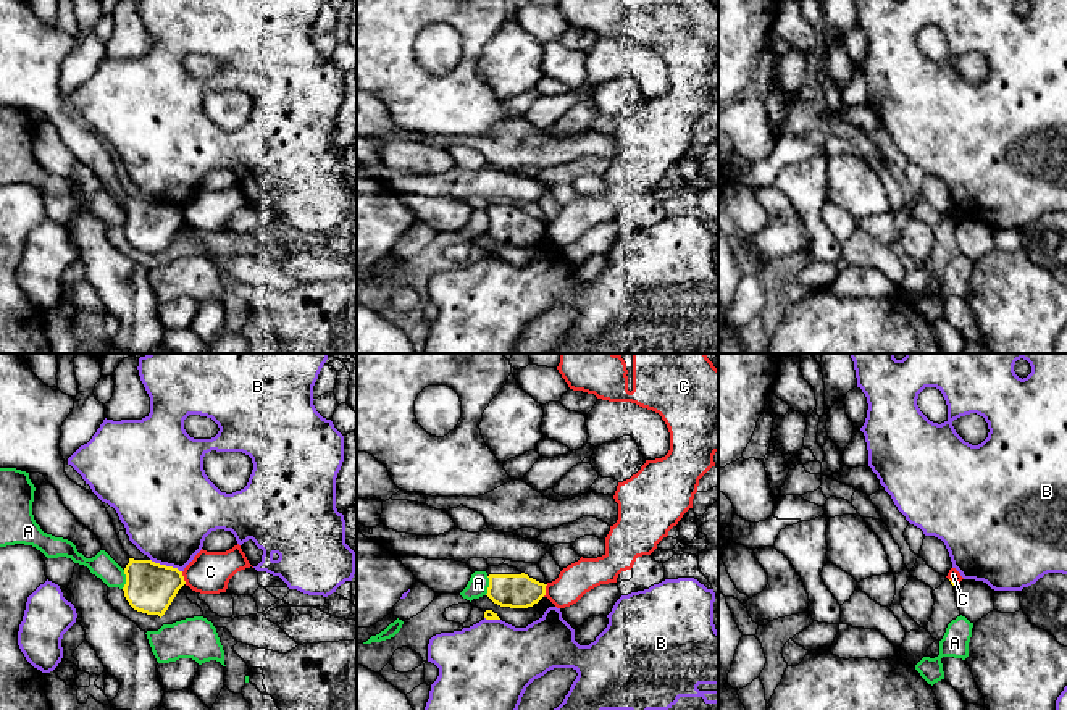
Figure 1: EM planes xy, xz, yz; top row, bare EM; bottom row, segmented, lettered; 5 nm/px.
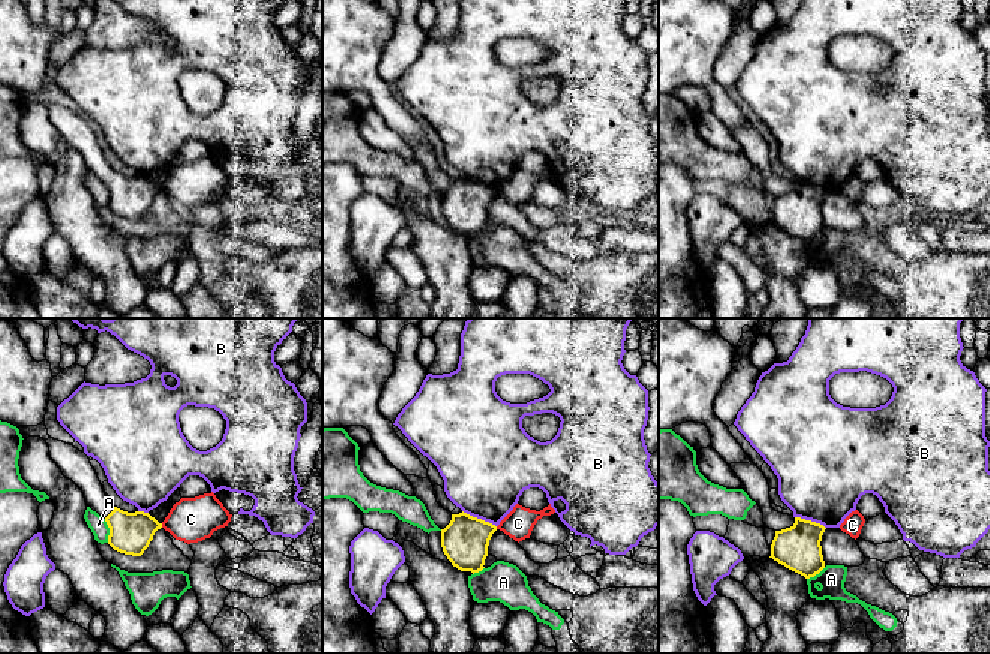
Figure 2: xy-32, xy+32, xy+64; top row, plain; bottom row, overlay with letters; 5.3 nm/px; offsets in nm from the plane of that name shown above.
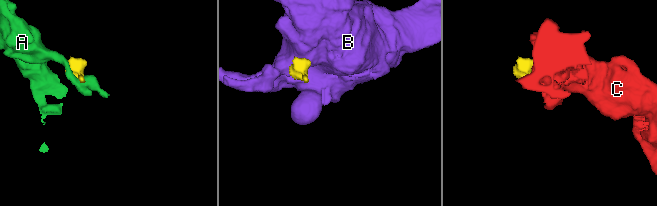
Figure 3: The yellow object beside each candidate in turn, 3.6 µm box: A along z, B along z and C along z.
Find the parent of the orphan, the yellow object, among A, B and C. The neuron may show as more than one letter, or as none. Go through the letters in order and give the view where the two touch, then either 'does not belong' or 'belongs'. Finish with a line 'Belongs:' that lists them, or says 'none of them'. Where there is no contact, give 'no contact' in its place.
A: contact in xy; does not belong
B: contact in xy; does not belong
C: contact in xy; does not belong
Belongs: none of them

